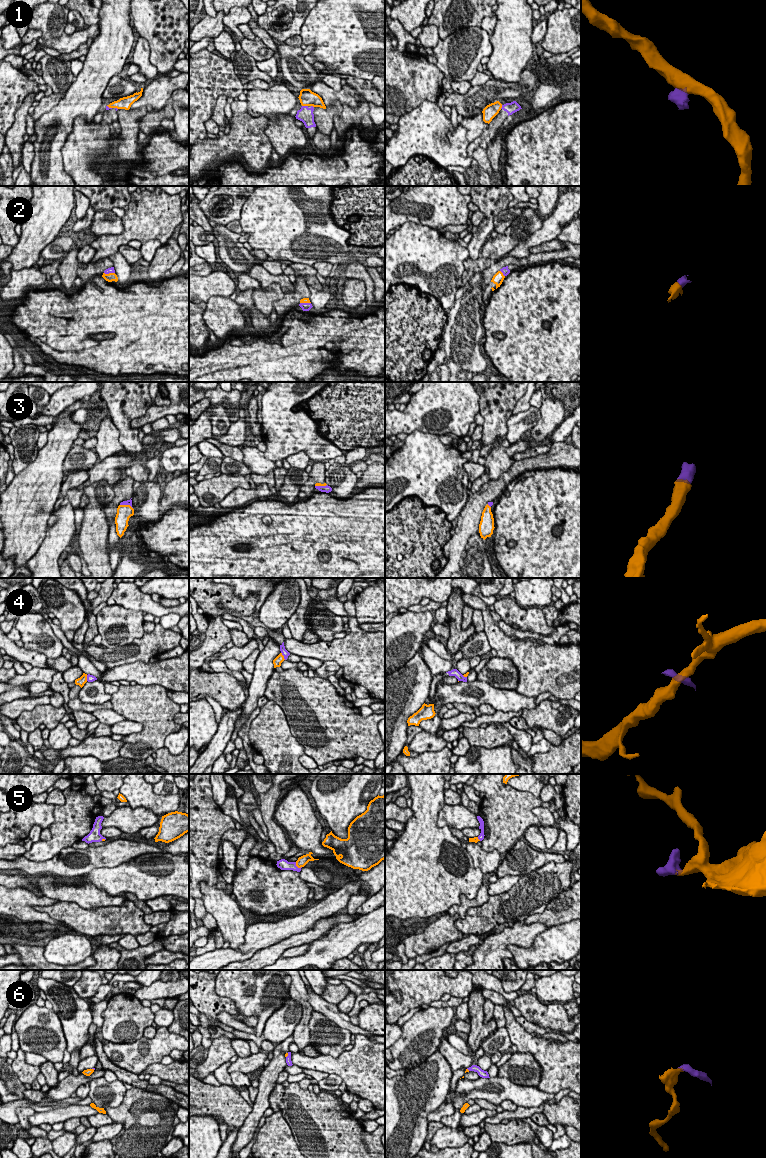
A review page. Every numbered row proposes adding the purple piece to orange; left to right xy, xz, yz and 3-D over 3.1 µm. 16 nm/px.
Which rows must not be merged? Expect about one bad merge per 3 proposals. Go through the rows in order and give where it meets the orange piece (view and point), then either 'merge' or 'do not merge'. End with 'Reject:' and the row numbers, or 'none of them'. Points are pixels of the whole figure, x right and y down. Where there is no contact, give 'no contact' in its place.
1: meets orange in xz at (305, 105); do not merge
2: meets orange in yz at (502, 273); merge
3: meets orange in xy at (126, 505); merge
4: meets orange in xz at (283, 656); do not merge
5: meets orange in xz at (297, 866); merge
6: meets orange in xz at (287, 1055); merge
Reject: 1, 4

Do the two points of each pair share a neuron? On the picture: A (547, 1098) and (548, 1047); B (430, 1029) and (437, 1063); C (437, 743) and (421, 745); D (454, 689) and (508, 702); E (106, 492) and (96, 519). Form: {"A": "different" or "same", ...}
{"A": "different", "B": "different", "C": "same", "D": "same", "E": "same"}

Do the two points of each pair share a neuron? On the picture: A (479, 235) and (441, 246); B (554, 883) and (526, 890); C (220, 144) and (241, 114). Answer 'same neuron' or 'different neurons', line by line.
A: different neurons
B: same neuron
C: same neuron

